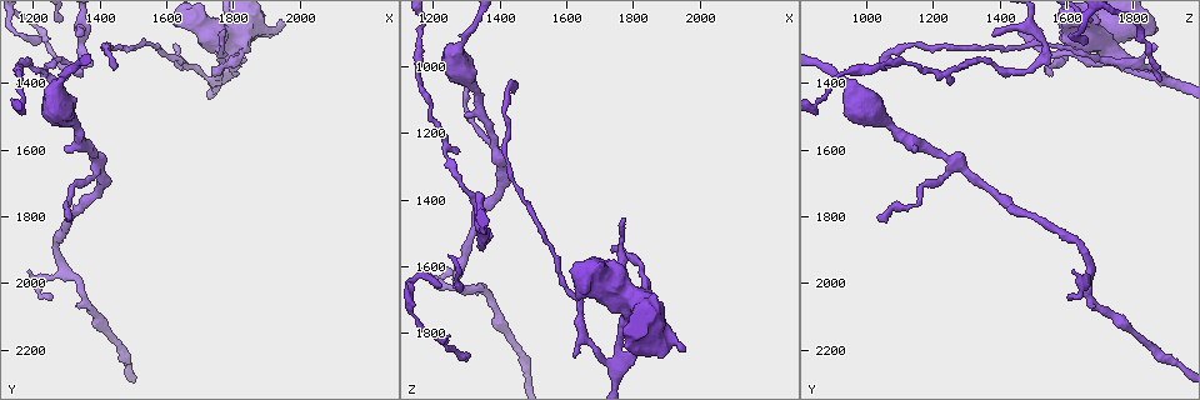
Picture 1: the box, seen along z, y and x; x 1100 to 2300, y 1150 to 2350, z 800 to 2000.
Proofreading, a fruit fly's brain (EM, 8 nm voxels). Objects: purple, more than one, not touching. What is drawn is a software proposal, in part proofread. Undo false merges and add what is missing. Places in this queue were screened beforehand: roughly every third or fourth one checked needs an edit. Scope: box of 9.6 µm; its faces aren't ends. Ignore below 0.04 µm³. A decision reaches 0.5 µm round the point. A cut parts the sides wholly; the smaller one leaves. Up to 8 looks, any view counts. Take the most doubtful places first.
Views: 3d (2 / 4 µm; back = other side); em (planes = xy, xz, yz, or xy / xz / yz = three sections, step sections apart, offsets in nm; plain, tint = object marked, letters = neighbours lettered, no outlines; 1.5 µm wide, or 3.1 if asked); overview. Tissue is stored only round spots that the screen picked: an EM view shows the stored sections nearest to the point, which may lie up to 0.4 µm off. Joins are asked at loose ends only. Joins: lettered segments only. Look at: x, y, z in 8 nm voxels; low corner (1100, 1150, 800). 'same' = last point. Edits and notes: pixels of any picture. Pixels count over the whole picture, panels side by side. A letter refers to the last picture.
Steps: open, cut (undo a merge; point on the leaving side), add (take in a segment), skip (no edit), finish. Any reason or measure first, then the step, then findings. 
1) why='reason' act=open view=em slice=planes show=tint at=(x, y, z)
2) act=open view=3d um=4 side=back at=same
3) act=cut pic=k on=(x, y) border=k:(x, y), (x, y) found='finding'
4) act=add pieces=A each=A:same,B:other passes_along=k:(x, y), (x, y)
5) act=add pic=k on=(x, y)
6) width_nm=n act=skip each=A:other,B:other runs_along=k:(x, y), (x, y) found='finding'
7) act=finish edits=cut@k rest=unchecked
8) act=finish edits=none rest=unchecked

why='an open end' act=open view=em slice=planes show=letters at=(1320, 1260, 1380)

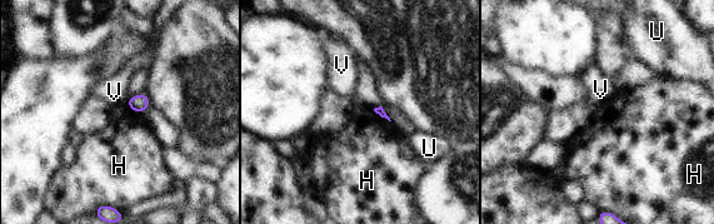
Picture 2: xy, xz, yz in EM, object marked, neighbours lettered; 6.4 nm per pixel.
act=skip each=H:other,U:other,V:other border=2:(130, 96), (126, 106) found='no lettered segment goes on from it'

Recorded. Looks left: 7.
why='free end' act=open view=3d um=4 at=(1440, 1350, 1070)

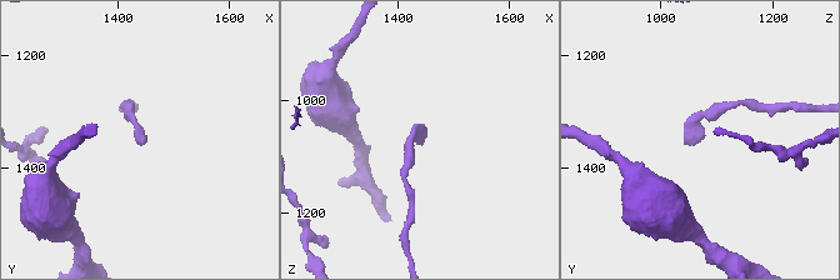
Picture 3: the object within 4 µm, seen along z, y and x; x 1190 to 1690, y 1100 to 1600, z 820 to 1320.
why='now the EM' act=open view=em slice=planes show=tint at=(1445, 1340, 1080)

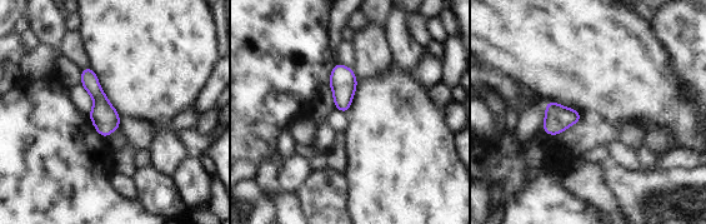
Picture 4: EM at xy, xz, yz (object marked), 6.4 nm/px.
act=open view=em slice=planes show=letters at=same

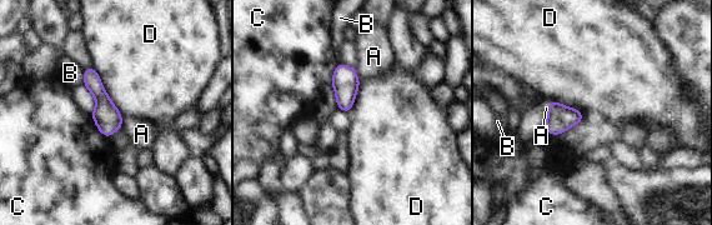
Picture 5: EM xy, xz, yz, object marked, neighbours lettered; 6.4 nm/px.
act=skip each=A:other,B:other,C:other,D:other border=5:(90, 66), (123, 115) found='none of them fits'

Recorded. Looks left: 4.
why='tapers out' act=open view=em slice=xy step=8 show=letters at=(1260, 2040, 1630)

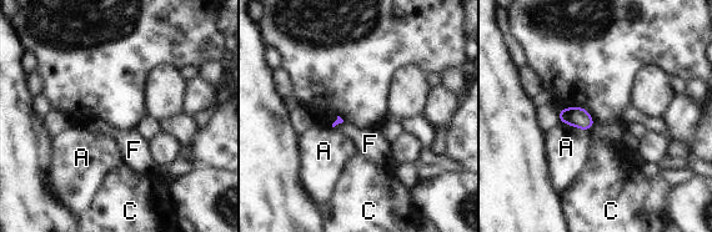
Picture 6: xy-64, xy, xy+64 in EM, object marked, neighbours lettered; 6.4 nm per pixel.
why='cut it another way' act=open view=em slice=planes show=letters at=same

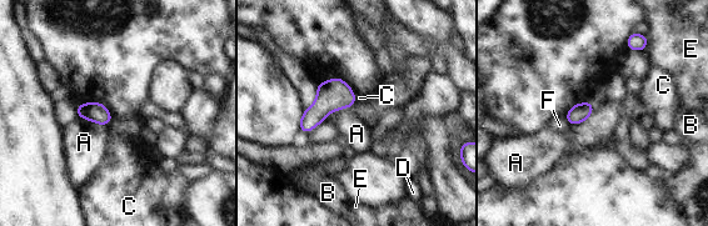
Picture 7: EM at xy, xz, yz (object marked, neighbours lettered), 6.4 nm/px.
act=skip each=A:other,B:other,C:other,D:other,E:other,F:other border=7:(78, 116), (106, 125) found='no lettered segment goes on from it'

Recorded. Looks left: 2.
act=finish edits=none rest=unchecked

